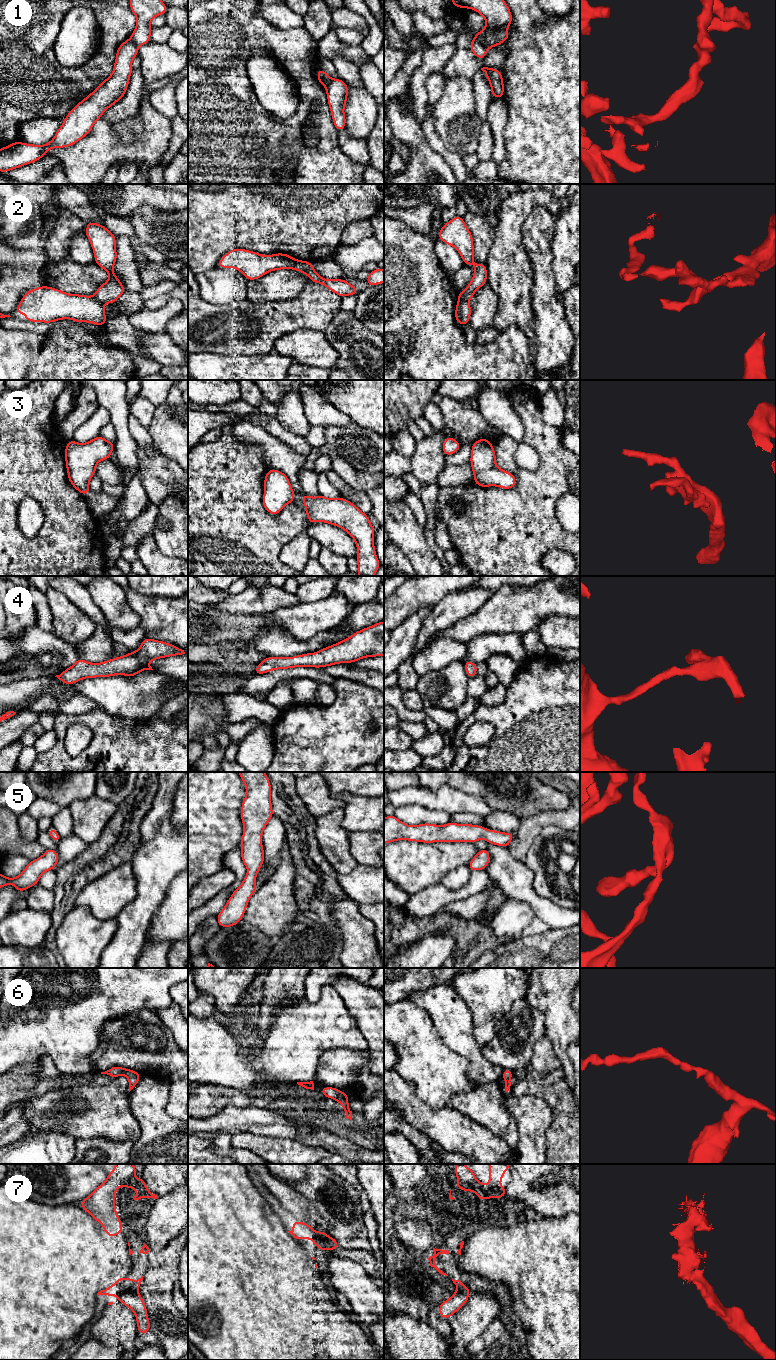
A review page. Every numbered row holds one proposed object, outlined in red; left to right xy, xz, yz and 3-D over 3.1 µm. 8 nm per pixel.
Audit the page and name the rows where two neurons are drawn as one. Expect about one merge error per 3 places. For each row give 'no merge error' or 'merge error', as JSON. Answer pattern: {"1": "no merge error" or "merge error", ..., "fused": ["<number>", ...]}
{"1": "merge error", "2": "merge error", "3": "no merge error", "4": "no merge error", "5": "no merge error", "6": "no merge error", "7": "merge error", "fused": ["1", "2", "7"]}

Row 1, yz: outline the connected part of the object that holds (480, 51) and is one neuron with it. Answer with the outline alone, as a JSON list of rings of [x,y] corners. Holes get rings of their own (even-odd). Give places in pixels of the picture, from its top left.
[[[473,37],[470,50],[478,59],[483,59],[486,57],[488,48],[483,46],[475,37]]]

